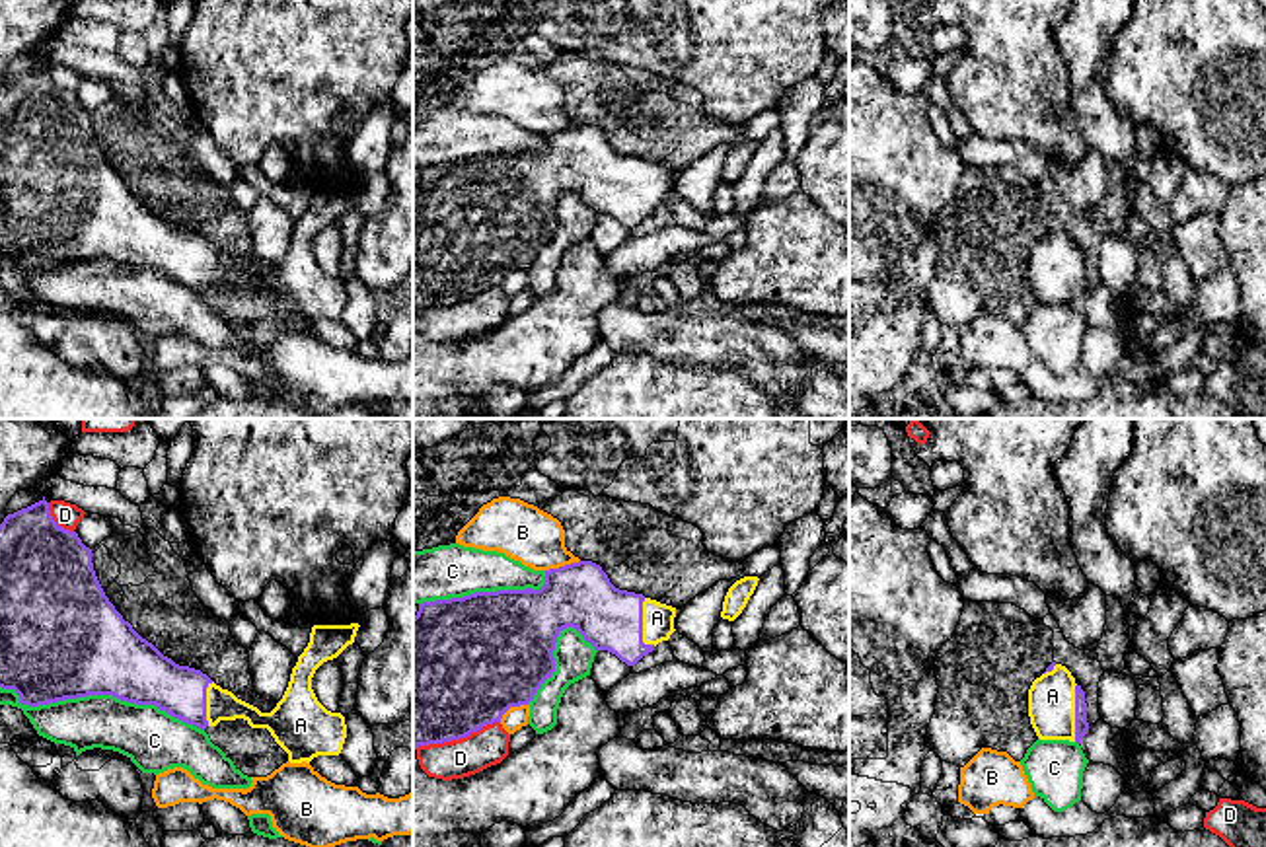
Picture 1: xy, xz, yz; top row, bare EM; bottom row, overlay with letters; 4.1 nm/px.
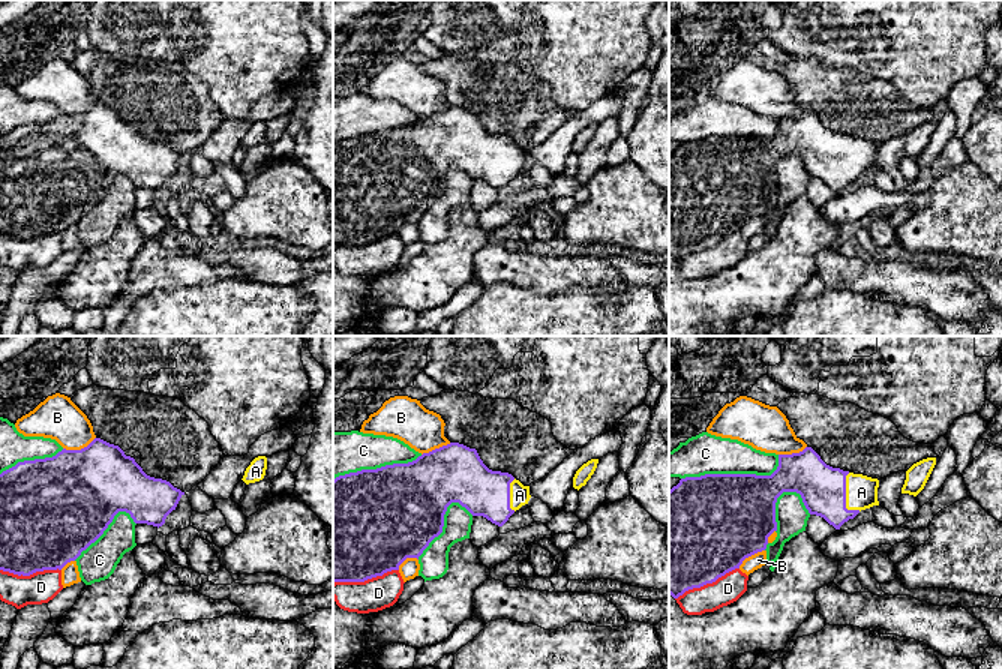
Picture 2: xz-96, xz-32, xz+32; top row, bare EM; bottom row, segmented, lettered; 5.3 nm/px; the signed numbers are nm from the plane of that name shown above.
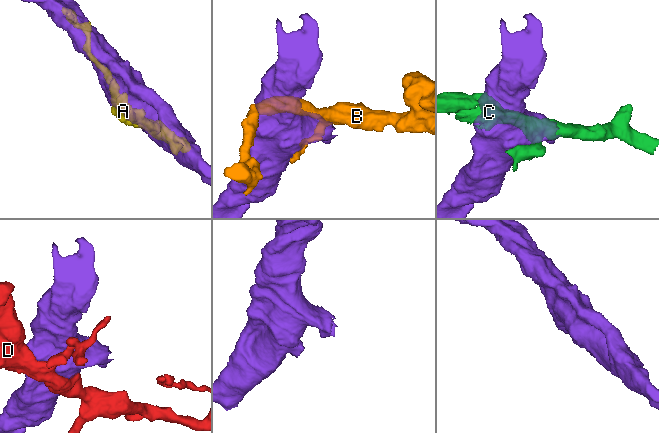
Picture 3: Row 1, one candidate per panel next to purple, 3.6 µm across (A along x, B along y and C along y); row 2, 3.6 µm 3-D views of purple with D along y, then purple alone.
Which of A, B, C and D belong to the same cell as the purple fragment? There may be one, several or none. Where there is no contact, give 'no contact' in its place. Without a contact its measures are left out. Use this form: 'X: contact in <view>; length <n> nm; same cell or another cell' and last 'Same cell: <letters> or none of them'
A: contact in yz; length 240 nm; same cell
B: contact in xz; length 150 nm; another cell
C: contact in xy; length 850 nm; another cell
D: contact in xz; length 360 nm; another cell
Same cell: A

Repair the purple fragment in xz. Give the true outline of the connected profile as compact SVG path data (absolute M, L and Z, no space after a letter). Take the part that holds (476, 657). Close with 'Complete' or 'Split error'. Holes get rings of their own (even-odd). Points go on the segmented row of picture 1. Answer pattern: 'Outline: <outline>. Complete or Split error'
Outline: M578 561L545 571L540 590L475 592L464 598L419 604L413 617L413 746L442 744L469 736L487 724L501 722L510 707L528 705L541 683L555 672L555 643L563 629L577 629L596 650L615 654L627 666L668 641L676 608L615 588L600 565Z. Split error

